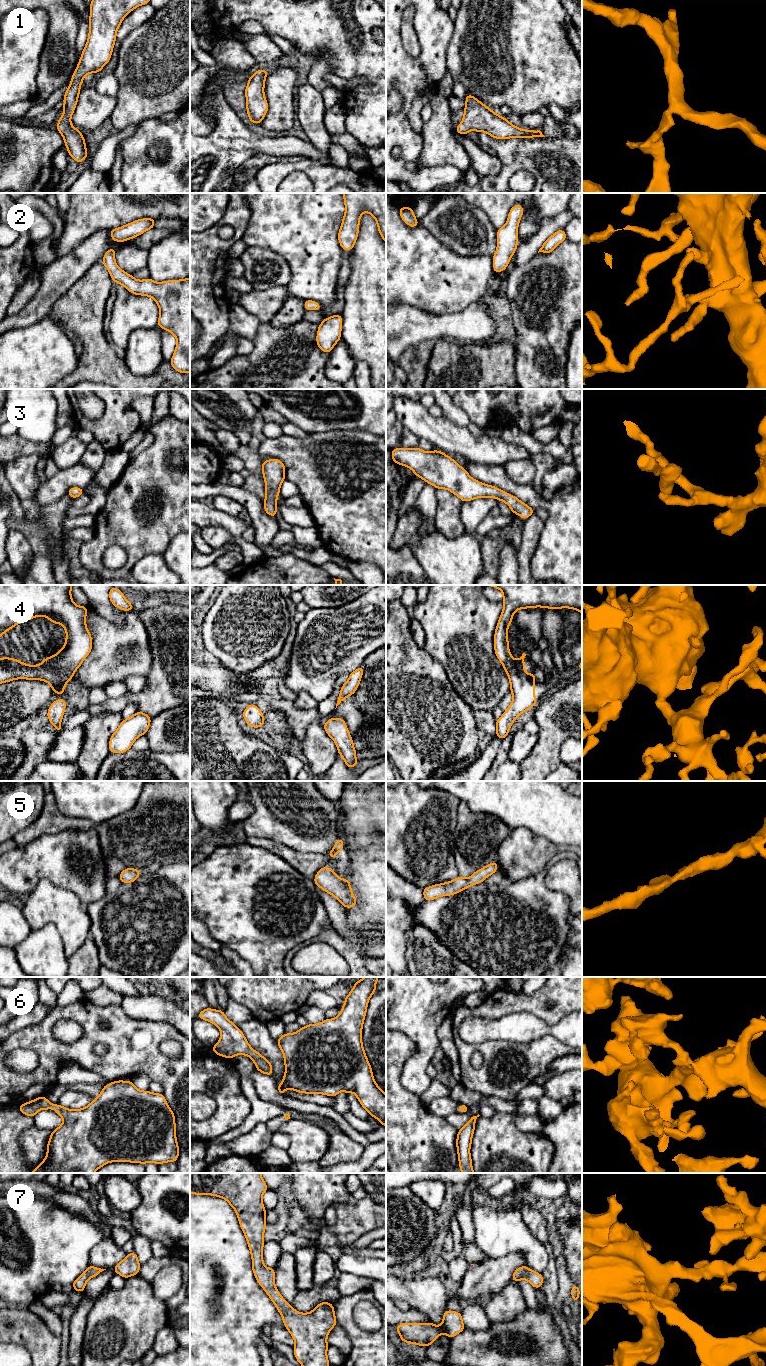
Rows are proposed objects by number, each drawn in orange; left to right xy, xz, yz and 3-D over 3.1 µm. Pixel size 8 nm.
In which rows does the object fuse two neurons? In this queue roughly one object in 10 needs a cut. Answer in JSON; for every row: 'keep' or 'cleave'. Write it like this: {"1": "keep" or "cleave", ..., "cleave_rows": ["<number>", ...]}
{"1": "keep", "2": "keep", "3": "keep", "4": "keep", "5": "keep", "6": "keep", "7": "keep", "cleave_rows": []}

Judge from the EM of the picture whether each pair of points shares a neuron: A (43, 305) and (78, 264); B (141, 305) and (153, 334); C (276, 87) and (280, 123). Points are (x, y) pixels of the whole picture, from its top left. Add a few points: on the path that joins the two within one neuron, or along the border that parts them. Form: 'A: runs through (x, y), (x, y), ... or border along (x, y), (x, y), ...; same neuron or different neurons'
A: runs through (47, 295), (68, 274); same neuron
B: border along (156, 326), (136, 328), (129, 337); different neurons
C: runs through (279, 96), (279, 114); same neuron

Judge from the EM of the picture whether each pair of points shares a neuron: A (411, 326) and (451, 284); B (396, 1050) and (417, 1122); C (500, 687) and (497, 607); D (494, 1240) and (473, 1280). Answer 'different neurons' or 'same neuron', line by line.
A: different neurons
B: same neuron
C: same neuron
D: different neurons

